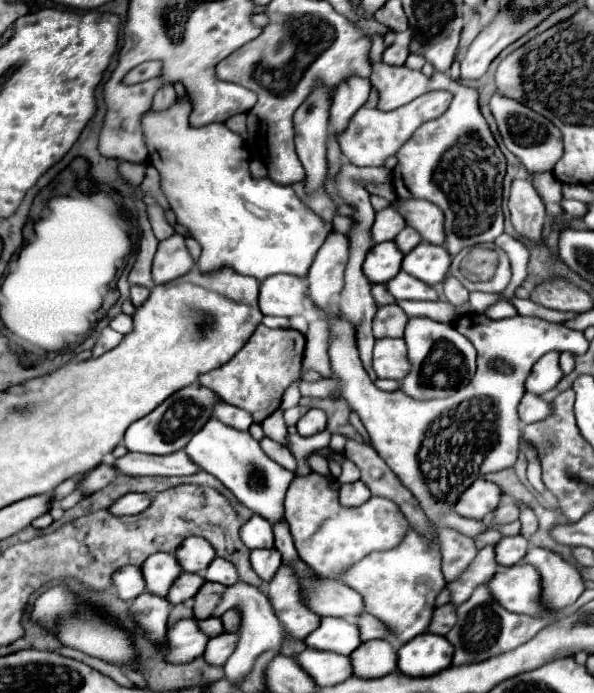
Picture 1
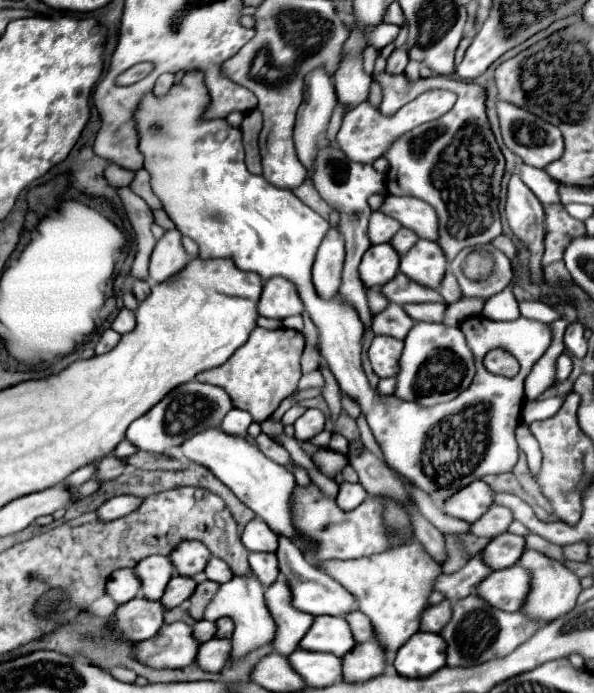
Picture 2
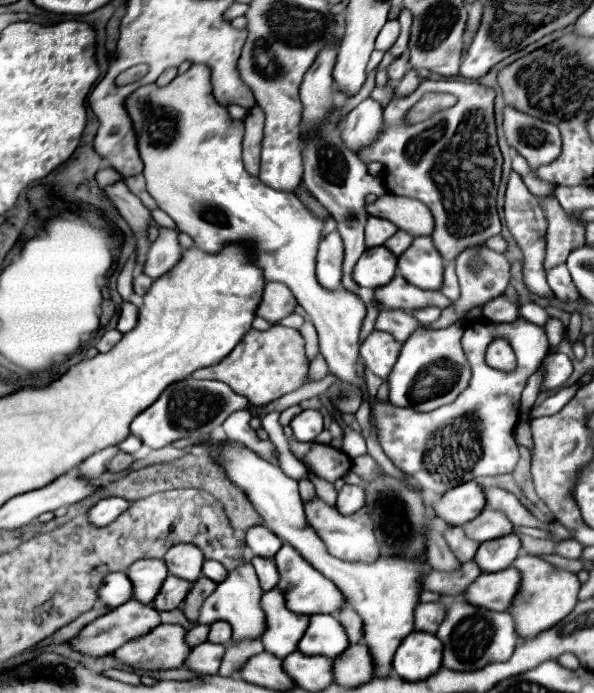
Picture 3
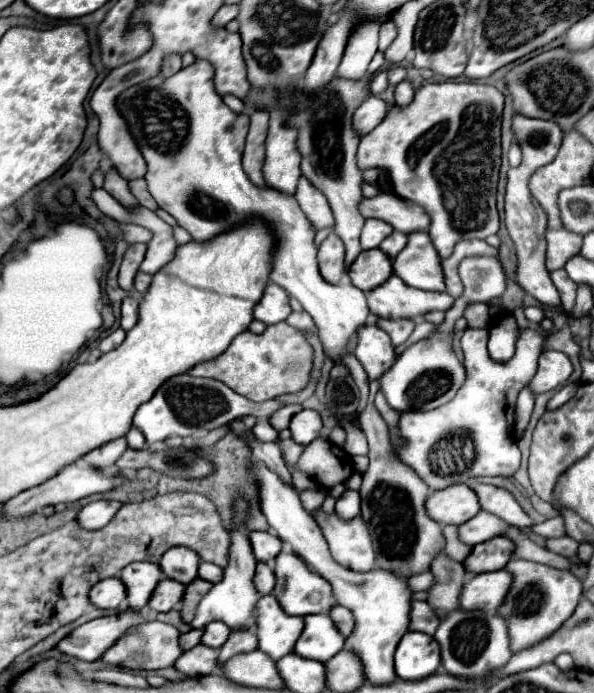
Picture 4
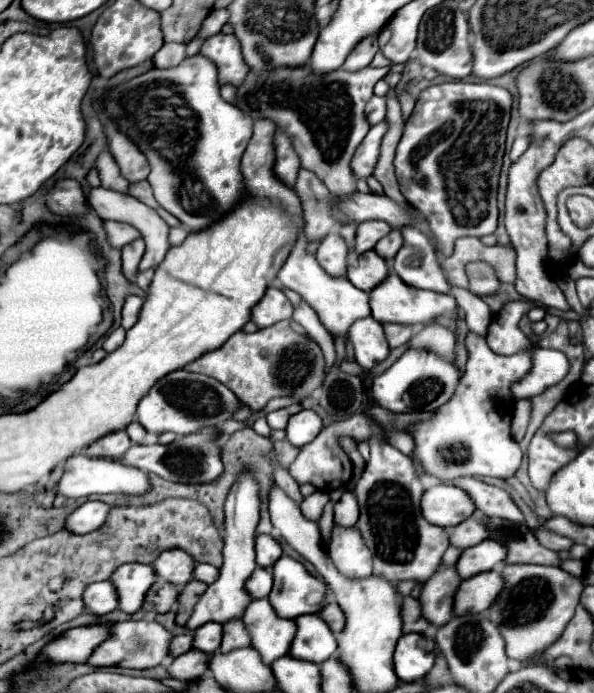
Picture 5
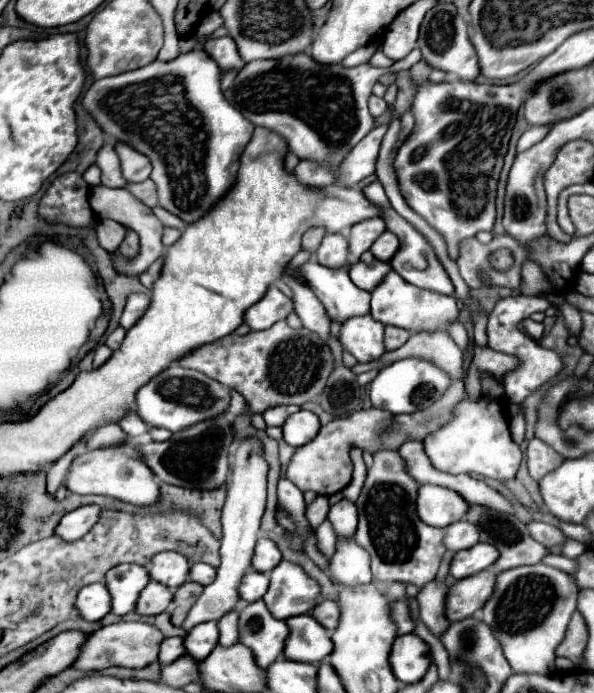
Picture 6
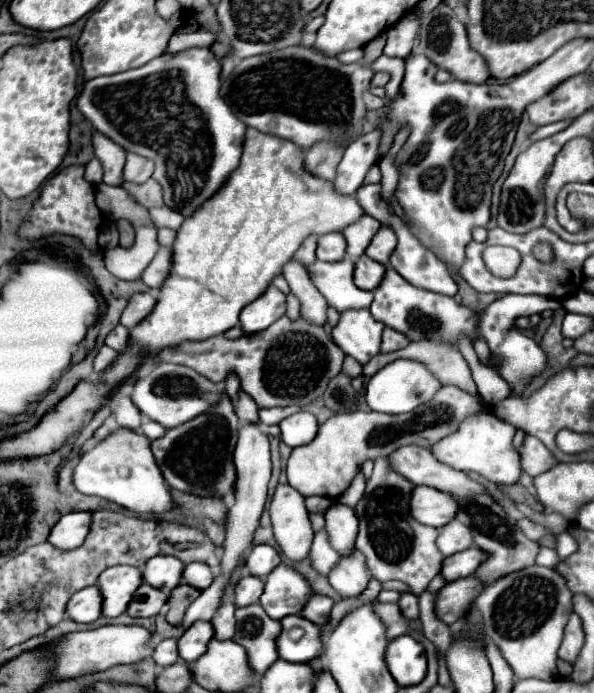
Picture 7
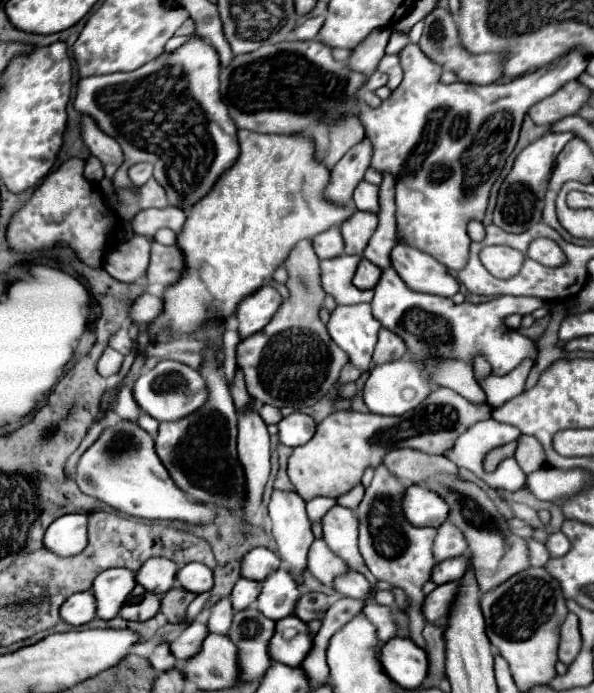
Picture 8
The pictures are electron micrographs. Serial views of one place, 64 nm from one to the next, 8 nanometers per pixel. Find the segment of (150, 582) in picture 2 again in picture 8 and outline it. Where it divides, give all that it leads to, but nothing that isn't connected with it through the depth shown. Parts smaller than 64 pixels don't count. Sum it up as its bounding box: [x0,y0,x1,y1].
[92,568,136,620]

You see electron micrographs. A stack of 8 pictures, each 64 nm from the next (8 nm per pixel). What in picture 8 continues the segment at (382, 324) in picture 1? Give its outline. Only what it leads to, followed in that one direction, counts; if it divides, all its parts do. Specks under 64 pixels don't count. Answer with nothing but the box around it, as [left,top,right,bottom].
[374,328,406,364]

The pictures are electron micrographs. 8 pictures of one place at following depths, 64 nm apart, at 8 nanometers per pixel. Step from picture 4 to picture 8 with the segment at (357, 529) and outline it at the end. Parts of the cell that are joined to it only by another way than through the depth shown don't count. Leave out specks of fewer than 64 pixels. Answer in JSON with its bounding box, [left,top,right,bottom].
[336,570,374,602]

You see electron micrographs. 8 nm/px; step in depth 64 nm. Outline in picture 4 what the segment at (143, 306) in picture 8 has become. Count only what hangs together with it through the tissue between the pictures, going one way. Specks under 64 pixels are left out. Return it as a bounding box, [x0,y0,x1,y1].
[120,296,138,330]

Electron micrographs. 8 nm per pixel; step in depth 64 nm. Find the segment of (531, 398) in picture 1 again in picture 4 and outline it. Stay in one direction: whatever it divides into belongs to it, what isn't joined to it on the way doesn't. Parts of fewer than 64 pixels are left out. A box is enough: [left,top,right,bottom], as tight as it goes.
[548,384,576,410]

